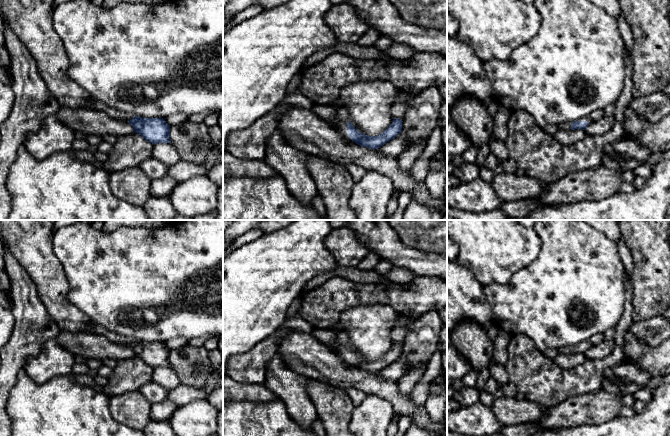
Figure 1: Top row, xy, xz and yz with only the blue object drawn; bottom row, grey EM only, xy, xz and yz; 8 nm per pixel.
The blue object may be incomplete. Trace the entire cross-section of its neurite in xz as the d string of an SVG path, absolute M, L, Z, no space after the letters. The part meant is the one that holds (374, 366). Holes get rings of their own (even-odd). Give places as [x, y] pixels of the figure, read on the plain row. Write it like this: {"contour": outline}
{"contour": "M339 330L335 351L347 363L354 365L356 368L371 373L378 373L402 356L402 346L402 344L394 342L392 348L383 357L377 360L368 360L359 356L352 349L348 334L345 331Z"}

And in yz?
{"contour": "M601 333L595 334L591 336L587 341L581 342L579 345L574 345L574 346L567 346L567 347L562 347L559 349L560 353L565 353L565 354L575 354L575 353L582 353L585 354L586 351L593 345L597 345L601 341L604 340L604 337Z"}

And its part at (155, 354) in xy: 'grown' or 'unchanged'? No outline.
grown

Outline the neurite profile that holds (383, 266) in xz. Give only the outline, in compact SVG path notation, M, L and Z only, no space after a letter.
M380 259L377 265L374 267L374 271L381 275L385 275L392 267L393 263L387 260Z

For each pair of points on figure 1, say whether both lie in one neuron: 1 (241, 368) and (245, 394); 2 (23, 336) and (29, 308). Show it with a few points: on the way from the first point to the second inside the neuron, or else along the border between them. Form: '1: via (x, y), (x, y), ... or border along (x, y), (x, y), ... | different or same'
1: border along (233, 378), (239, 382), (263, 384) | different
2: via (29, 329), (29, 315) | same

